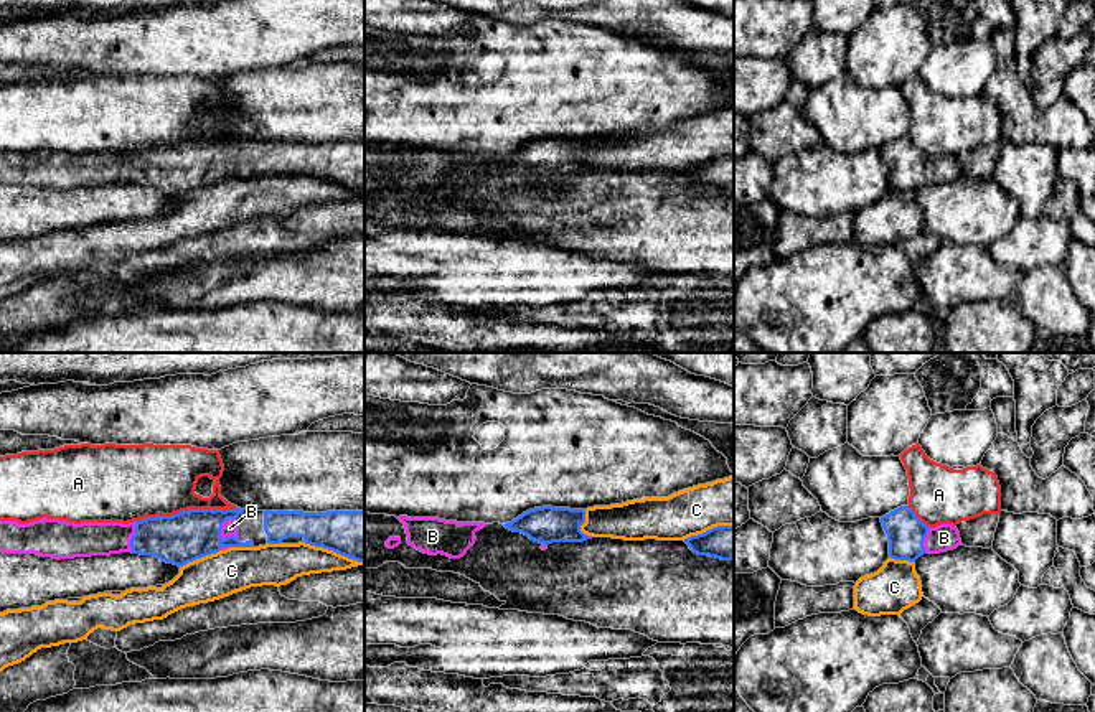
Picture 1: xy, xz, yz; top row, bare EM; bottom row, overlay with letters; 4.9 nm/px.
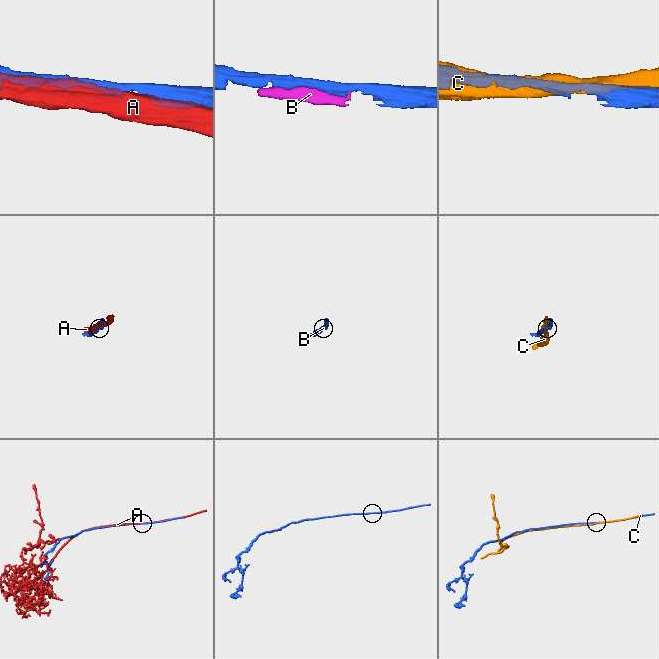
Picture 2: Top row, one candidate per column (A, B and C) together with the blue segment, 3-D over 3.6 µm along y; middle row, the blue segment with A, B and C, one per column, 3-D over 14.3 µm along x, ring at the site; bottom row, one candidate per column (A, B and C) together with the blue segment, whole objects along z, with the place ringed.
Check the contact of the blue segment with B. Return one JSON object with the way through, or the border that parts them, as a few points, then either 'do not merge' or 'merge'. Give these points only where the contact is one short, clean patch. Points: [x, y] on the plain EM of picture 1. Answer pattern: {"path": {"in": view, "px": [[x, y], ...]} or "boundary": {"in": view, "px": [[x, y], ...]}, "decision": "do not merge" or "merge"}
{"decision": "merge"}

